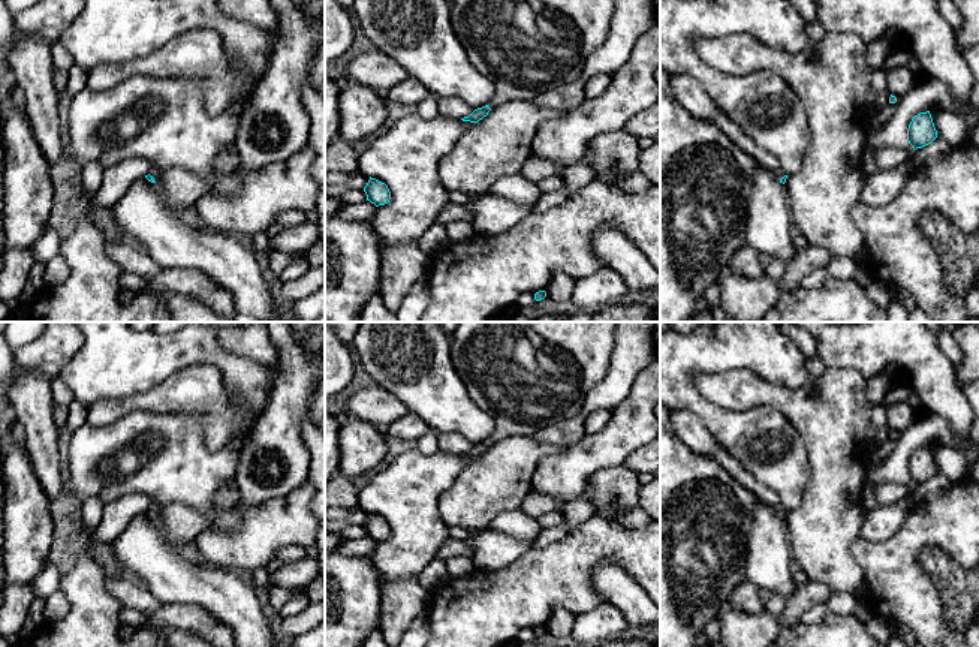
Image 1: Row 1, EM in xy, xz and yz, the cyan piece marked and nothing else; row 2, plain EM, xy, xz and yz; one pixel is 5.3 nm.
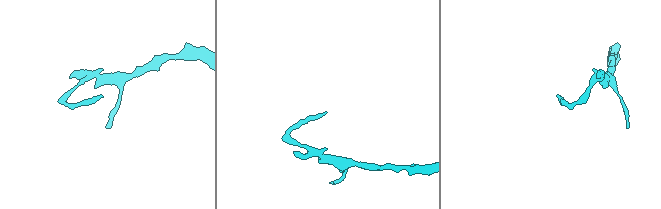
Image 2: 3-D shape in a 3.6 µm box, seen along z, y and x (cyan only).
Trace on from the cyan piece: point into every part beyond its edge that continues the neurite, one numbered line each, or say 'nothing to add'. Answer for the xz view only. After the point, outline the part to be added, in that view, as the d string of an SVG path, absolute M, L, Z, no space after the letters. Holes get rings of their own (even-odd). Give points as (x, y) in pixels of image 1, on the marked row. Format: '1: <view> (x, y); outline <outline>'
1: xz (524, 48); outline M452 0L451 19L470 64L495 88L488 108L504 102L531 102L539 94L581 75L588 55L605 40L614 0Z

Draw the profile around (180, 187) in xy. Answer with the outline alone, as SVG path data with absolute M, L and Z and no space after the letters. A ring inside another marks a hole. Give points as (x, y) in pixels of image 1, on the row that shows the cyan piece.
M169 168L163 171L157 181L169 208L175 213L193 207L199 198L210 192L211 183L184 168Z

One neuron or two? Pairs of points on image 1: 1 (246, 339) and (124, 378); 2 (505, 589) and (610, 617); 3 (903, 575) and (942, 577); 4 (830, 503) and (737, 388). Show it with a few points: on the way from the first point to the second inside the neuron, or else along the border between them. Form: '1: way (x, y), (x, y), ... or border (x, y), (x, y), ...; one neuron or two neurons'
1: border (217, 337), (228, 351), (247, 357), (255, 363); two neurons
2: border (604, 601), (577, 616); two neurons
3: border (931, 544), (919, 565), (943, 610); two neurons
4: way (830, 466), (830, 445), (785, 400), (774, 396); one neuron

